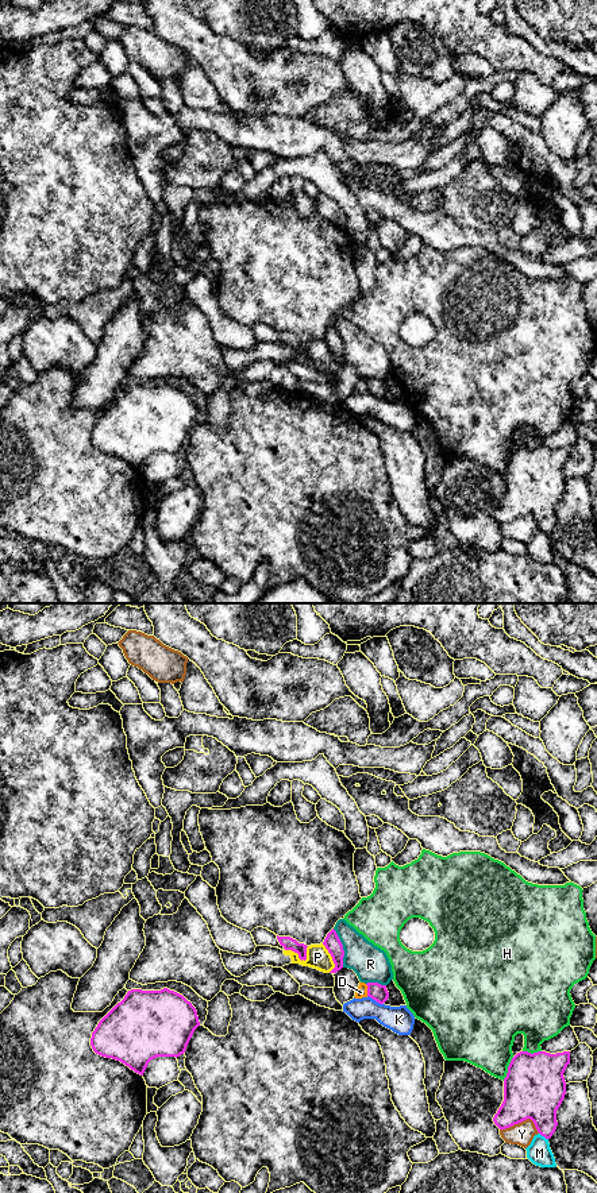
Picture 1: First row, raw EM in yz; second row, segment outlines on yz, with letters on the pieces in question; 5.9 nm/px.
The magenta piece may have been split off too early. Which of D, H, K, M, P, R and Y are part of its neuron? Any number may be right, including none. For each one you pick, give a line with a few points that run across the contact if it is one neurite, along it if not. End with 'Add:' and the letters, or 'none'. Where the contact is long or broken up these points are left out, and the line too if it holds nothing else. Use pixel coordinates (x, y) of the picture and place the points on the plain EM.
Add: none

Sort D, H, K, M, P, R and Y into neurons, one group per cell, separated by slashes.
D / H / K / M / P / R / Y

